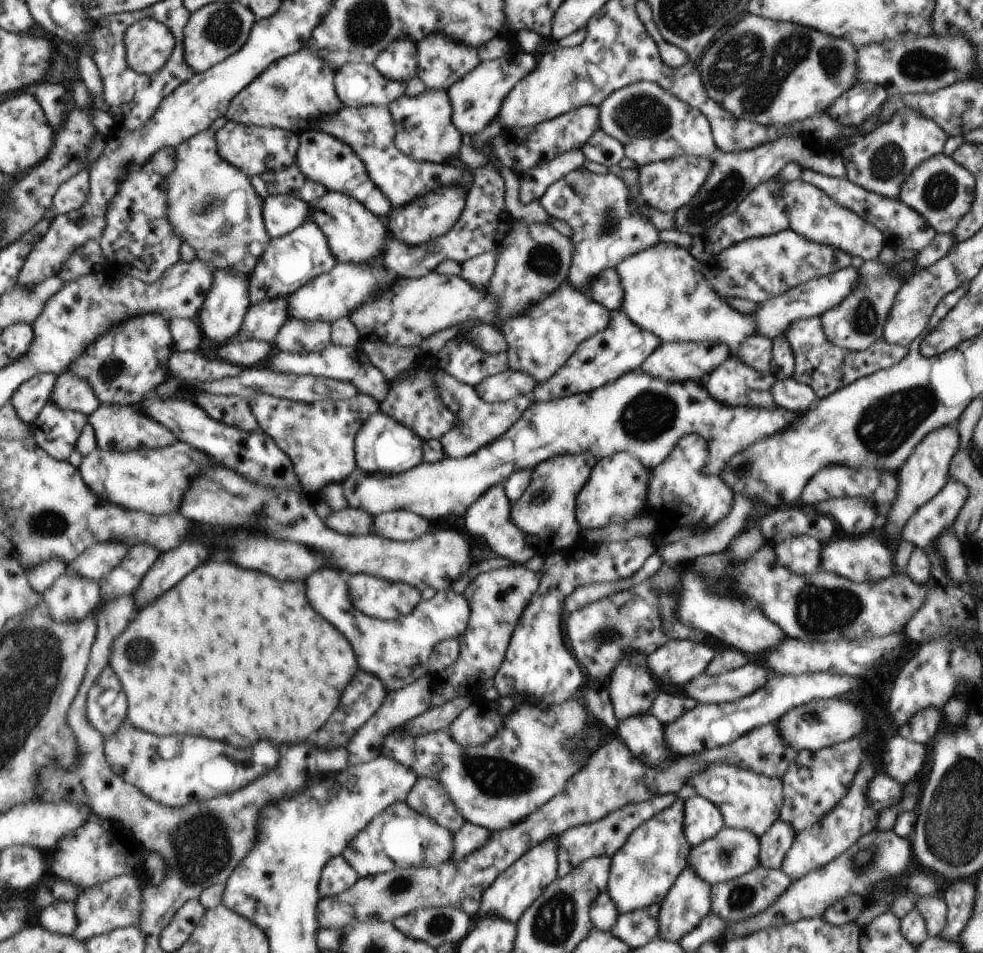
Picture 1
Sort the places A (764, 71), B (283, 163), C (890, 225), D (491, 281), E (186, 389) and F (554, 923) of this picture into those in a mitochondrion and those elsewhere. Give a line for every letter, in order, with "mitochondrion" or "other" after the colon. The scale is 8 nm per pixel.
A: mitochondrion
B: other
C: other
D: other
E: other
F: mitochondrion

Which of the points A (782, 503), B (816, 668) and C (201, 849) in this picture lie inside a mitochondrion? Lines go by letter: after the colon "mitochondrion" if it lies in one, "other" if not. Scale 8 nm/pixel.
A: other
B: other
C: mitochondrion

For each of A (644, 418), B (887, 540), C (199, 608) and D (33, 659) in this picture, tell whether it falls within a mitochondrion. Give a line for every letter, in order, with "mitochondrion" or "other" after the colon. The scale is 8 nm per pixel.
A: mitochondrion
B: other
C: other
D: mitochondrion

